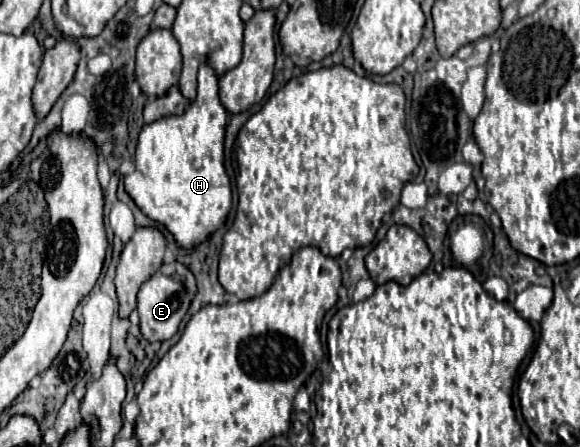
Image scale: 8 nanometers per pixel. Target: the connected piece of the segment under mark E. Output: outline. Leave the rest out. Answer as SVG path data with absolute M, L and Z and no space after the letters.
M164 263L146 283L142 283L142 287L138 291L138 313L140 313L142 335L150 343L170 339L178 331L178 327L180 327L192 299L196 297L196 293L198 293L196 277L186 265Z

